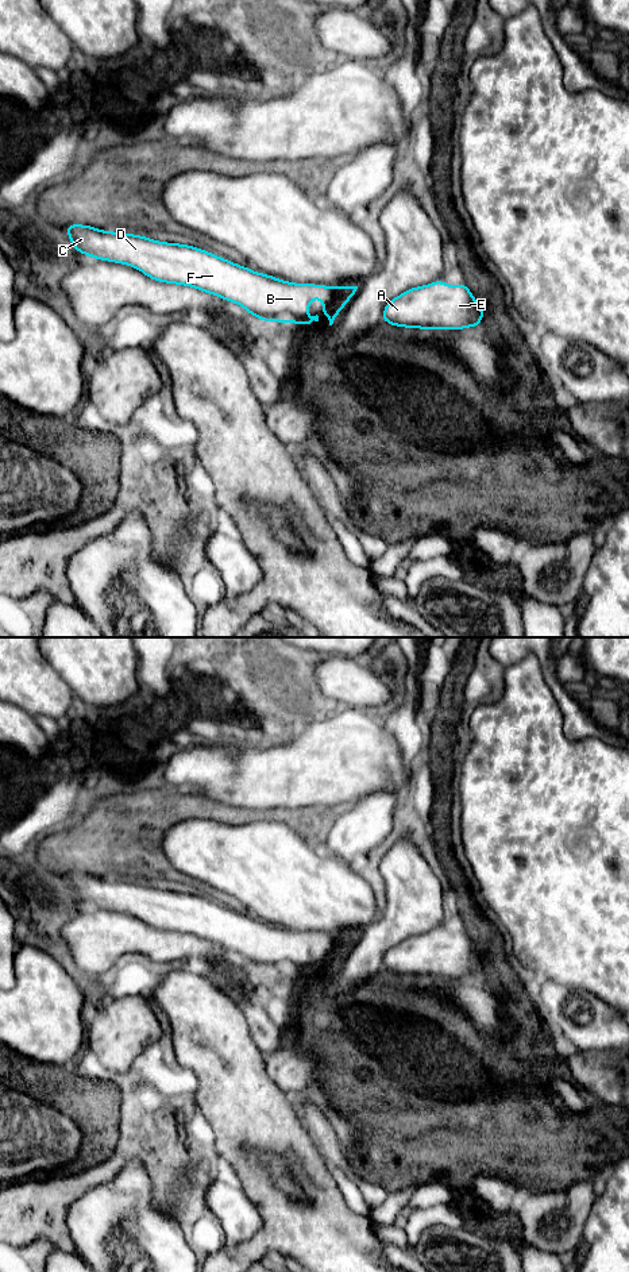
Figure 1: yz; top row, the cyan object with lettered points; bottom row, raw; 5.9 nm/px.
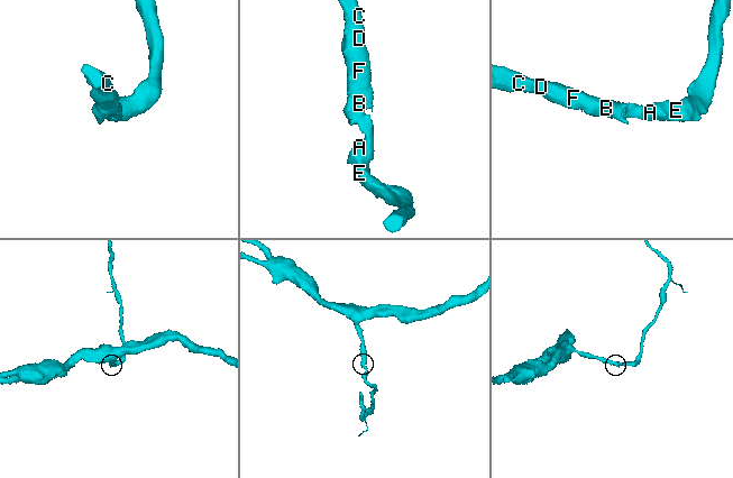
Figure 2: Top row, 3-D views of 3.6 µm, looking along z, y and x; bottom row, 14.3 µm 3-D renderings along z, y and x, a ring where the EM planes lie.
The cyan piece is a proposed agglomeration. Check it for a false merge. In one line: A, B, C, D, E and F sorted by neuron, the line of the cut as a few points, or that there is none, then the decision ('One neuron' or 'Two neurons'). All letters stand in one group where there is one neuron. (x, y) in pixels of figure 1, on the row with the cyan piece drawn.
Groups: A B C D E F. No split. One neuron

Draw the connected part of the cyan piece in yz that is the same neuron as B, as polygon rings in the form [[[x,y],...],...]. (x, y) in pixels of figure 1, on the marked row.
[[[66,224],[65,230],[66,238],[72,239],[72,248],[80,254],[132,266],[157,282],[196,288],[242,305],[247,313],[263,321],[319,321],[317,315],[305,312],[316,297],[327,302],[320,309],[332,325],[358,289],[288,282],[189,244],[108,232],[82,224]]]

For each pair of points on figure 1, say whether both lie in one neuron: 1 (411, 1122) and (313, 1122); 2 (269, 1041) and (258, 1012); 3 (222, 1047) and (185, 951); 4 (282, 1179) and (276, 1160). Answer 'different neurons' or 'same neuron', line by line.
1: different neurons
2: same neuron
3: different neurons
4: same neuron

